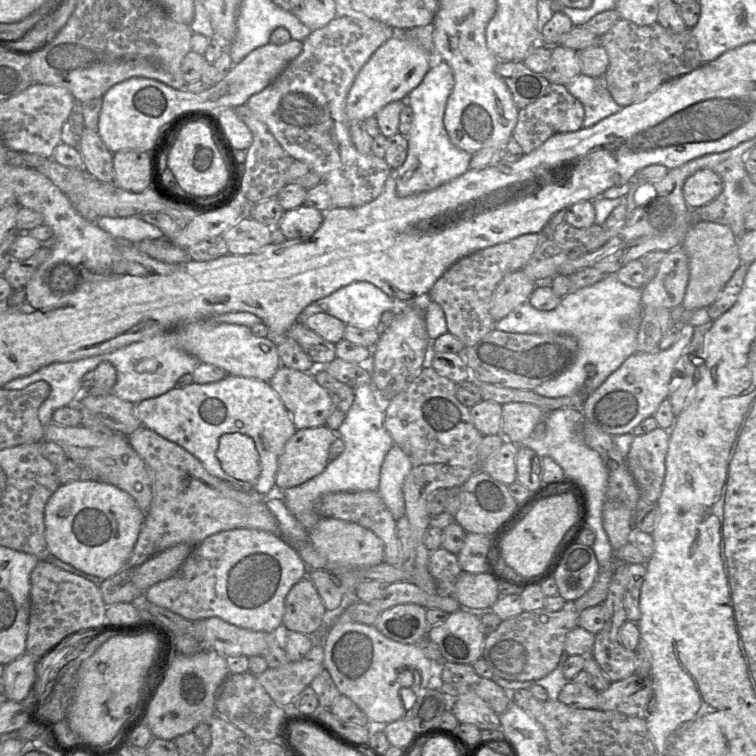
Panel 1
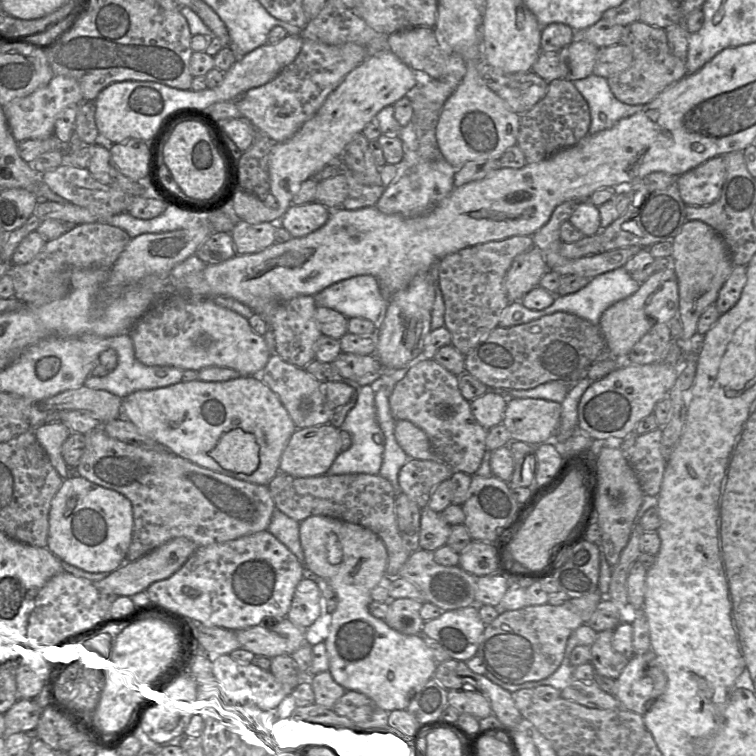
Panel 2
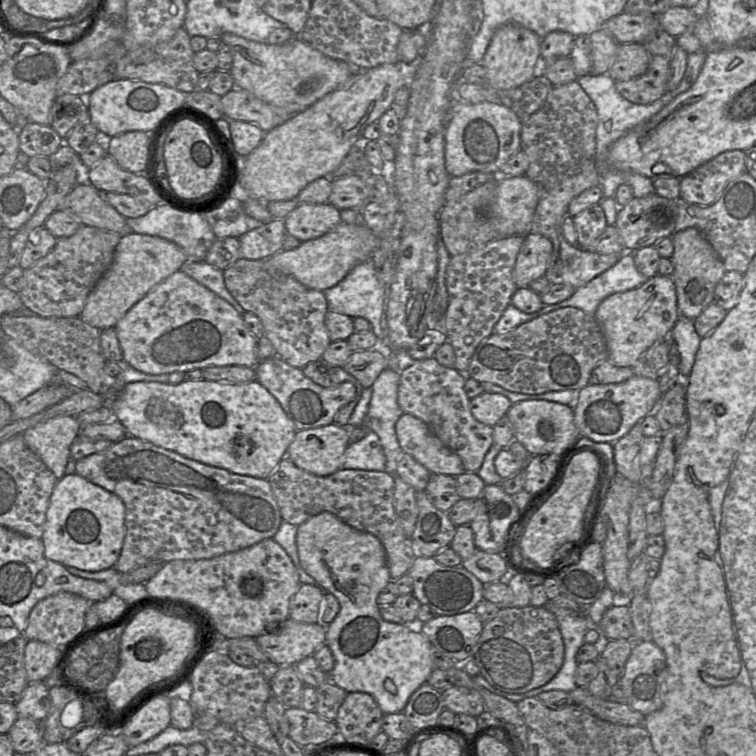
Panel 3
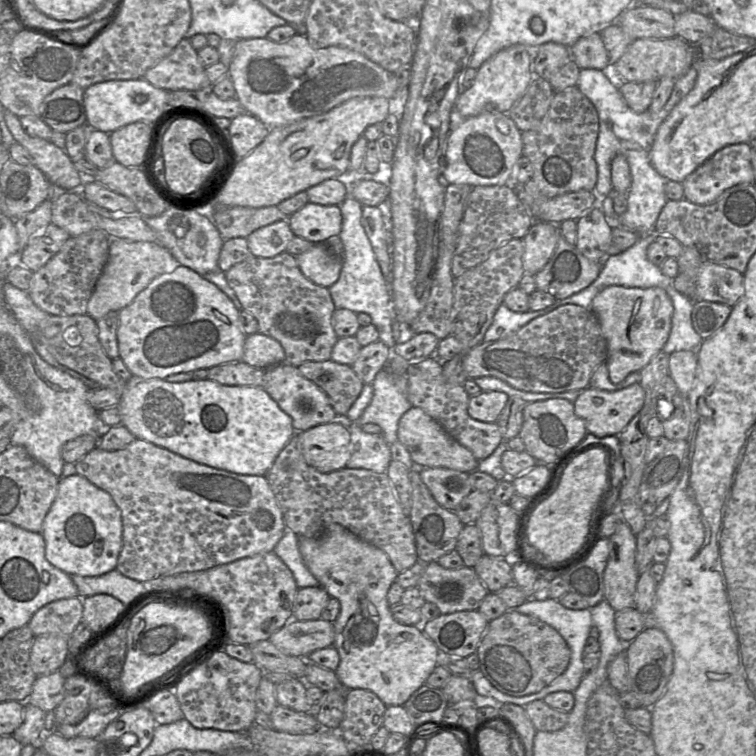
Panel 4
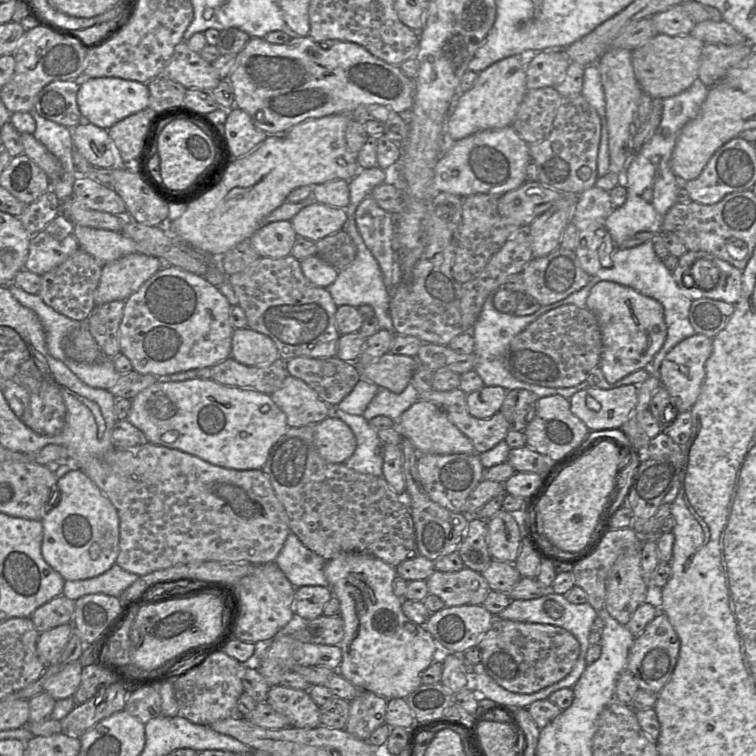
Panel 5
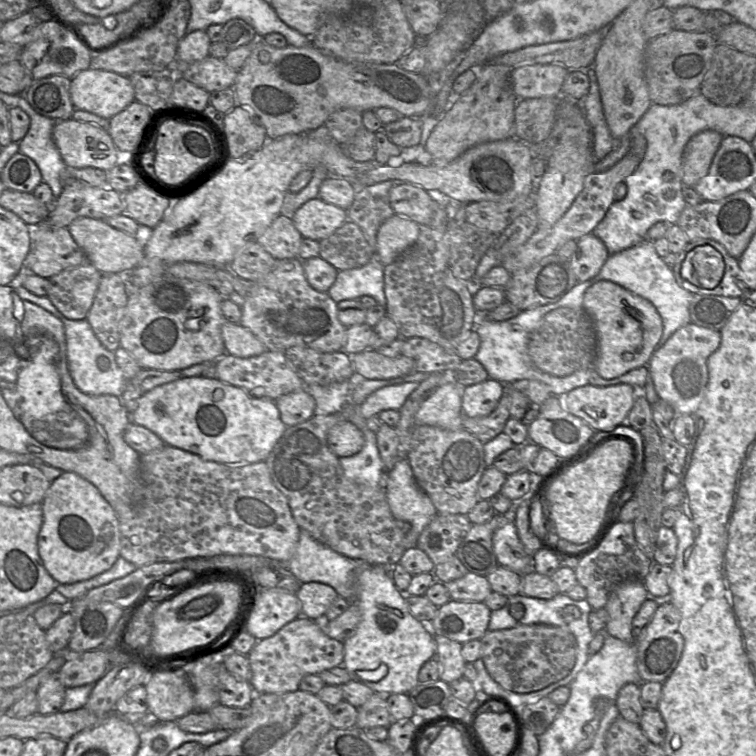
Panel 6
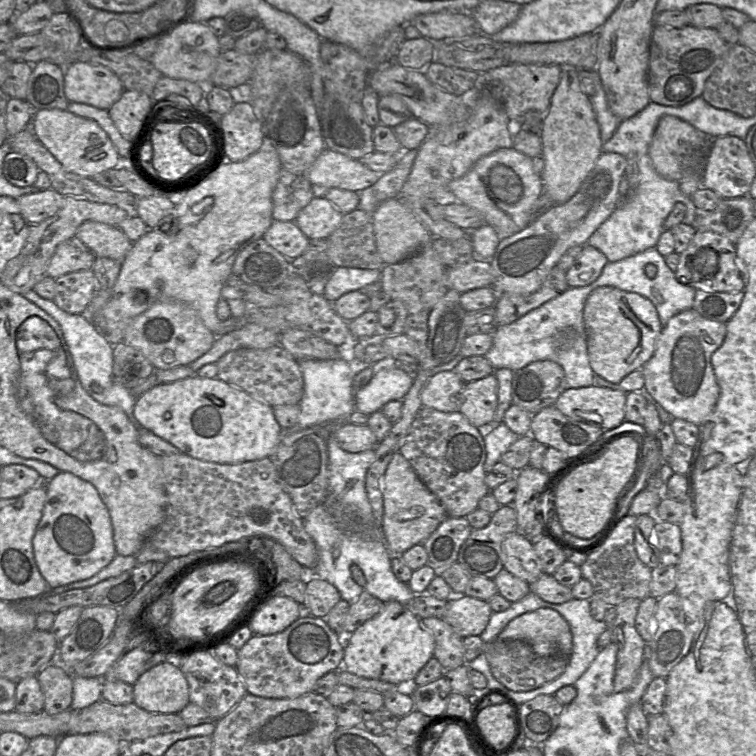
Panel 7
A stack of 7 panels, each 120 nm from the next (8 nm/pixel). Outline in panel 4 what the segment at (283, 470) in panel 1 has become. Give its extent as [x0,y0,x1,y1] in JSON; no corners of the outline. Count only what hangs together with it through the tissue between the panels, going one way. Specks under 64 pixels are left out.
[297,421,352,473]

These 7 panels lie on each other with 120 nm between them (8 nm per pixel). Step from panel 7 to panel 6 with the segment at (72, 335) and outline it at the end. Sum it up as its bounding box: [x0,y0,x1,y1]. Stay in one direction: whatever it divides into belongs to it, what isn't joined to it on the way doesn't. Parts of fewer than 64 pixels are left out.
[12,282,128,397]

